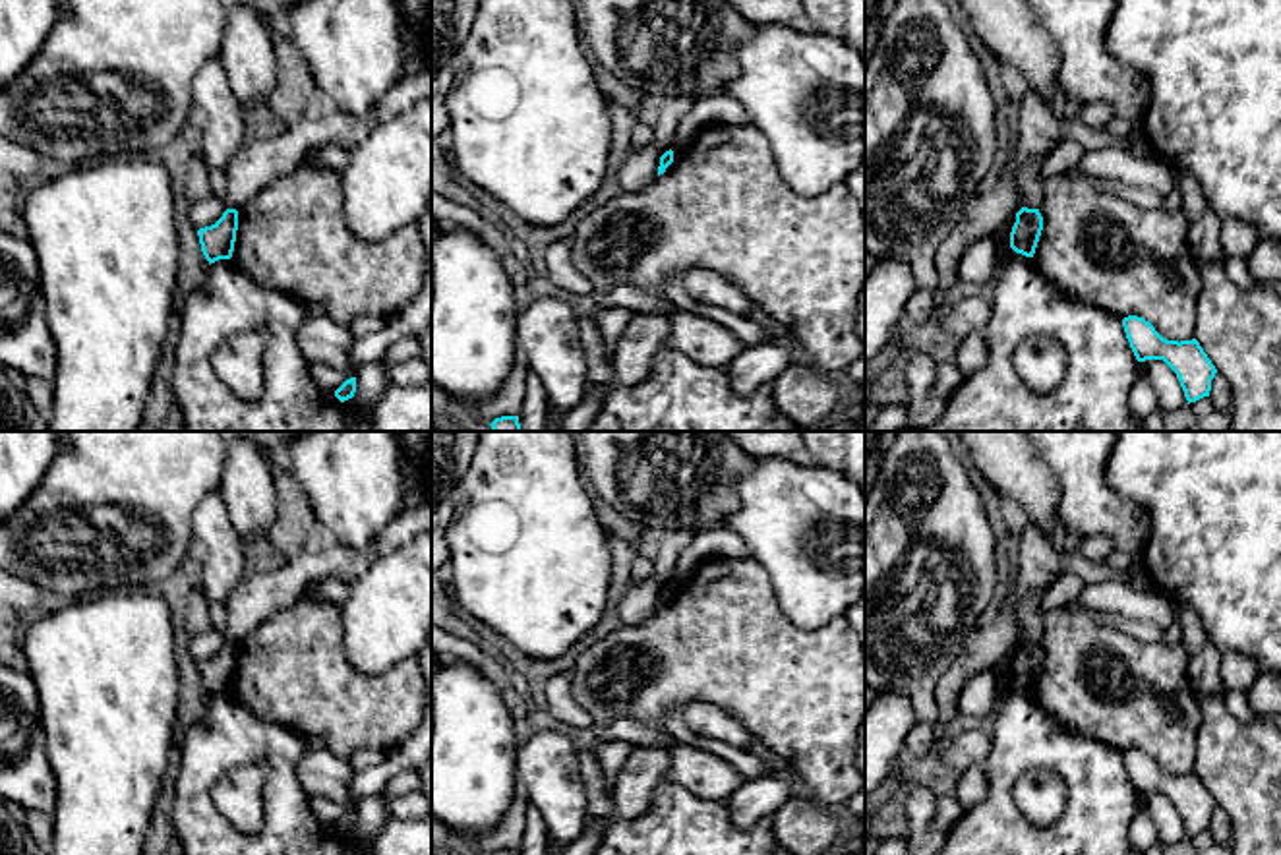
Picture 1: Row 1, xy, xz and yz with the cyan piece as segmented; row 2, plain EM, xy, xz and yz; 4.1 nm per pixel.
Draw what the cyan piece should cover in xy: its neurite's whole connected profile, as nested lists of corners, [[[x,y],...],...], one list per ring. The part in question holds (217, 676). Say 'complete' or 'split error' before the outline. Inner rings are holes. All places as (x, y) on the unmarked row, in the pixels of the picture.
complete; [[[226,642],[215,658],[197,663],[201,685],[209,698],[219,693],[232,691],[236,663],[238,663],[236,642]]]

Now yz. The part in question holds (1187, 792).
complete; [[[1138,749],[1124,751],[1122,760],[1138,795],[1163,793],[1177,807],[1188,838],[1209,830],[1217,803],[1196,772],[1167,774]]]

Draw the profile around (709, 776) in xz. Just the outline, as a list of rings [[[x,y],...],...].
[[[693,745],[670,749],[670,766],[664,780],[681,783],[697,797],[718,803],[730,803],[735,789],[749,781],[726,758]]]

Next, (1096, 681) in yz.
[[[1070,604],[1043,615],[1039,646],[1043,663],[1031,693],[1058,727],[1122,752],[1128,749],[1144,751],[1167,774],[1194,772],[1202,714],[1198,696],[1188,683],[1188,652],[1184,644],[1136,640],[1093,619],[1084,607]]]

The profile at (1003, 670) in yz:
[[[1012,648],[1000,662],[998,665],[995,667],[995,681],[997,681],[997,687],[998,687],[998,693],[995,696],[995,702],[989,710],[989,714],[985,718],[981,718],[981,729],[983,731],[991,731],[993,725],[995,725],[995,720],[997,720],[997,712],[998,712],[998,704],[1000,704],[1000,698],[1002,698],[1002,689],[1012,683],[1010,681],[1010,665],[1012,665],[1012,660],[1016,656],[1016,648]]]

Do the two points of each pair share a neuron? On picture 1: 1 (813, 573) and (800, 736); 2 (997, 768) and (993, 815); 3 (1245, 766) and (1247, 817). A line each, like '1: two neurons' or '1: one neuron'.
1: two neurons
2: one neuron
3: one neuron

